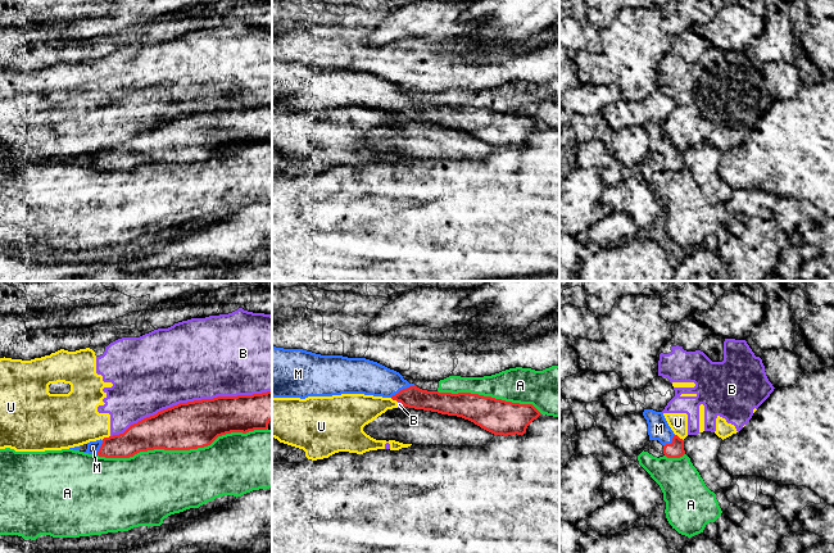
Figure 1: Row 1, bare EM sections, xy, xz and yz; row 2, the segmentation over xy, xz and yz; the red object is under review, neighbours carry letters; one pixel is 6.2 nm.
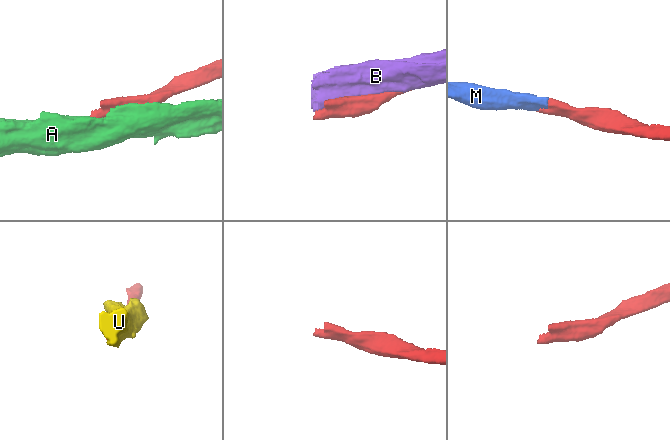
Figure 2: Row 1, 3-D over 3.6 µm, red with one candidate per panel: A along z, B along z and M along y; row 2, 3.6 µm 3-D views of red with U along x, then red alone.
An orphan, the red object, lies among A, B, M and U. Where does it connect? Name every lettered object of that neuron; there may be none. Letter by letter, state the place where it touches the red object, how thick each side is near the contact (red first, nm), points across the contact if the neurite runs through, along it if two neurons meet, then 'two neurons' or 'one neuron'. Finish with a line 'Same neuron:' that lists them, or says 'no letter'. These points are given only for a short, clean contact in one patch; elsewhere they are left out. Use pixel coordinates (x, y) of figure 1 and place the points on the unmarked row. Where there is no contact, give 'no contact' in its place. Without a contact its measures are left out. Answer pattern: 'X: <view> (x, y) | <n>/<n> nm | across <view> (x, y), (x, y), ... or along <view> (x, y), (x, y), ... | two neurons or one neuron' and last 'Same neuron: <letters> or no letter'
A: xy (182, 162) | 300/420 nm | two neurons
B: xy (190, 114) | 300/480 nm | two neurons
M: xz (403, 102) | 140/220 nm | across xz (412, 109), (403, 102), (368, 90) | one neuron
U: yz (678, 149) | 100/120 nm | along yz (675, 146), (683, 153) | two neurons
Same neuron: M

